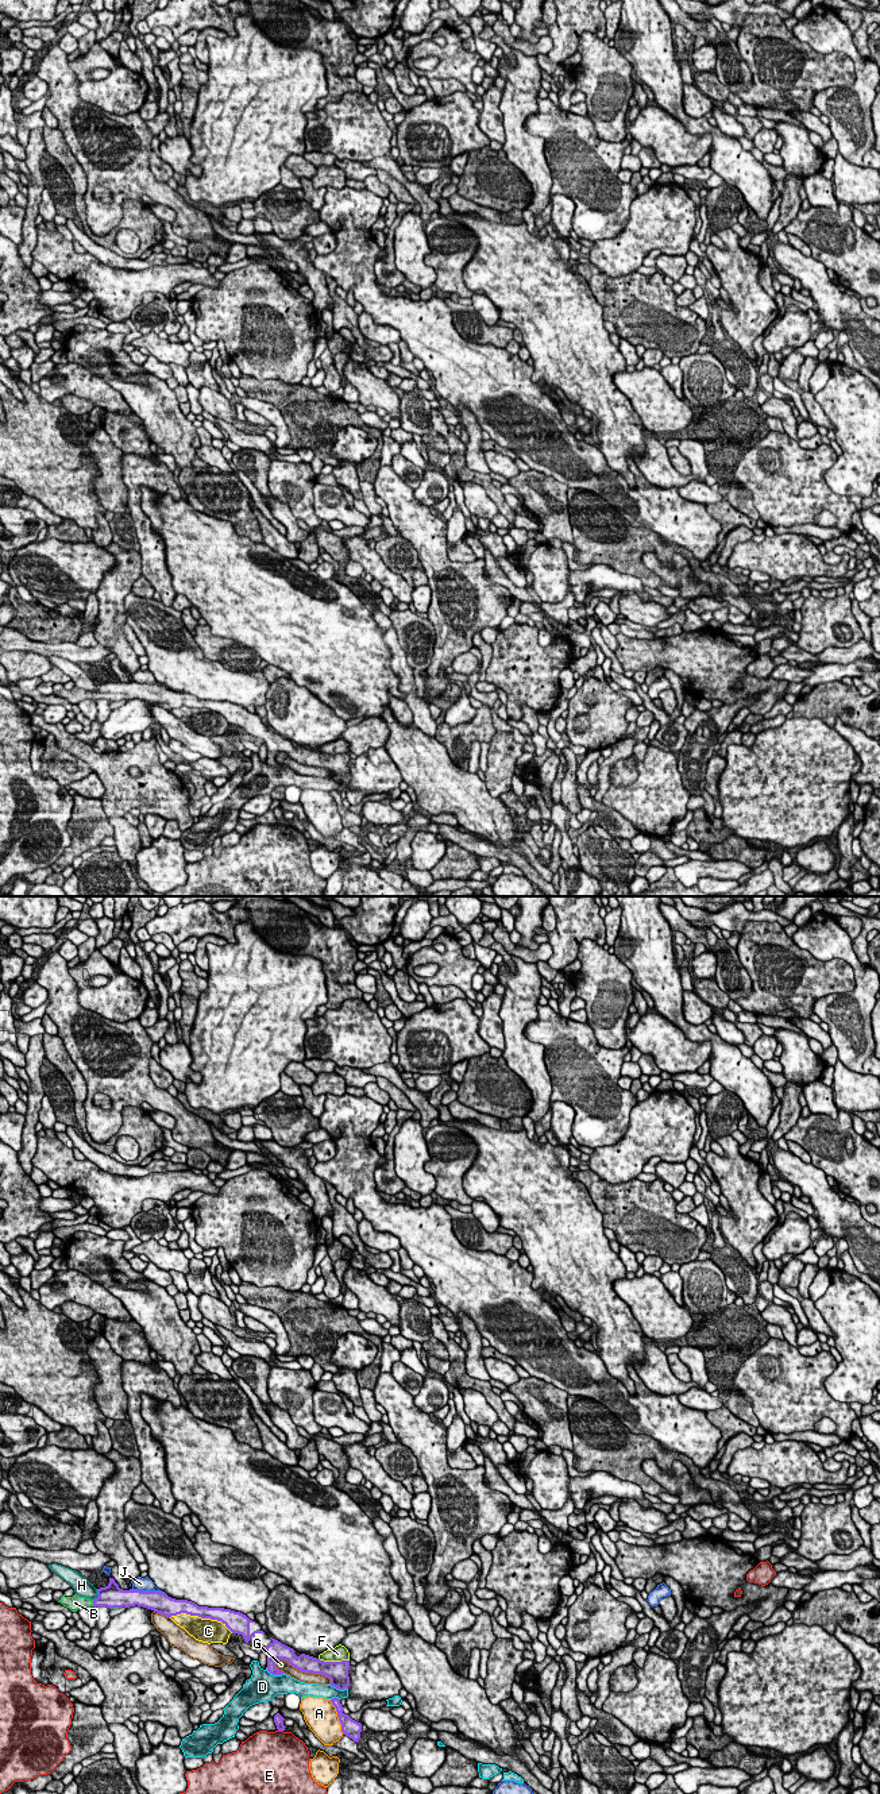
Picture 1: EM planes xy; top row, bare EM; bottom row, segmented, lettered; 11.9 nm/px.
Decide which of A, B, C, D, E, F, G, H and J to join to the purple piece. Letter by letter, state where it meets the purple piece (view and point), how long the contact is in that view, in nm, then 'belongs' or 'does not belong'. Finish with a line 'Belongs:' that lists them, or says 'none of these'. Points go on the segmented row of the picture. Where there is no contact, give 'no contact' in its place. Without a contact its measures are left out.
A: meets purple in xy at (338, 1716); contact 440 nm long; does not belong
B: meets purple in xy at (93, 1602); contact 80 nm long; belongs
C: meets purple in xy at (201, 1617); contact 800 nm long; does not belong
D: meets purple in xy at (276, 1674); contact 280 nm long; does not belong
E: meets purple in xy at (281, 1729); contact 70 nm long; does not belong
F: meets purple in xy at (334, 1662); contact 360 nm long; does not belong
G: meets purple in xy at (304, 1671); contact 700 nm long; does not belong
H: meets purple in xy at (97, 1594); contact 150 nm long; does not belong
J: meets purple in xy at (147, 1592); contact 440 nm long; does not belong
Belongs: B

